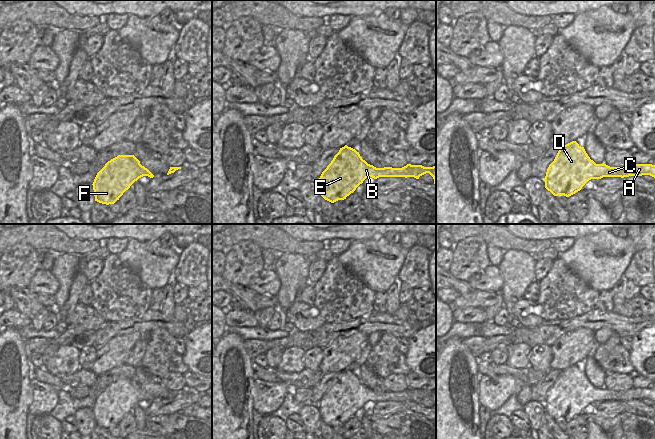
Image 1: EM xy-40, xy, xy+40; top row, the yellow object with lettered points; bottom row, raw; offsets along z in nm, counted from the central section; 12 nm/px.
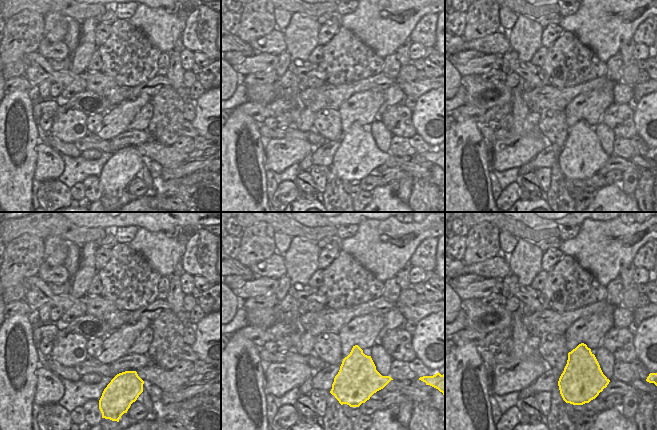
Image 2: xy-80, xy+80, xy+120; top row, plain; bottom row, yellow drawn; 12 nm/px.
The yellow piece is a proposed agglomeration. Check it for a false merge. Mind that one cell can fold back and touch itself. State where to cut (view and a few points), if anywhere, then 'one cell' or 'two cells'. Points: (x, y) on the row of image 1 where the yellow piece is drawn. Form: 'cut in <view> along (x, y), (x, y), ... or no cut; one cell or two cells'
no cut; one cell

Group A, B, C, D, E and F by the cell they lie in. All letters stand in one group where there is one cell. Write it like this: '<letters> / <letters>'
A B C D E F

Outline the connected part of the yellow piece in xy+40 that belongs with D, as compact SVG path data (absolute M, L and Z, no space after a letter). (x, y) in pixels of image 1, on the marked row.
M572 141L562 147L549 165L544 178L545 188L554 196L569 197L580 191L591 179L603 177L629 177L650 175L655 178L655 165L632 164L626 167L610 167L596 164L584 147Z

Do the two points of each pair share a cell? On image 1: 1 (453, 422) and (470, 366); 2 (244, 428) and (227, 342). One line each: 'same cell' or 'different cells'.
1: same cell
2: same cell

